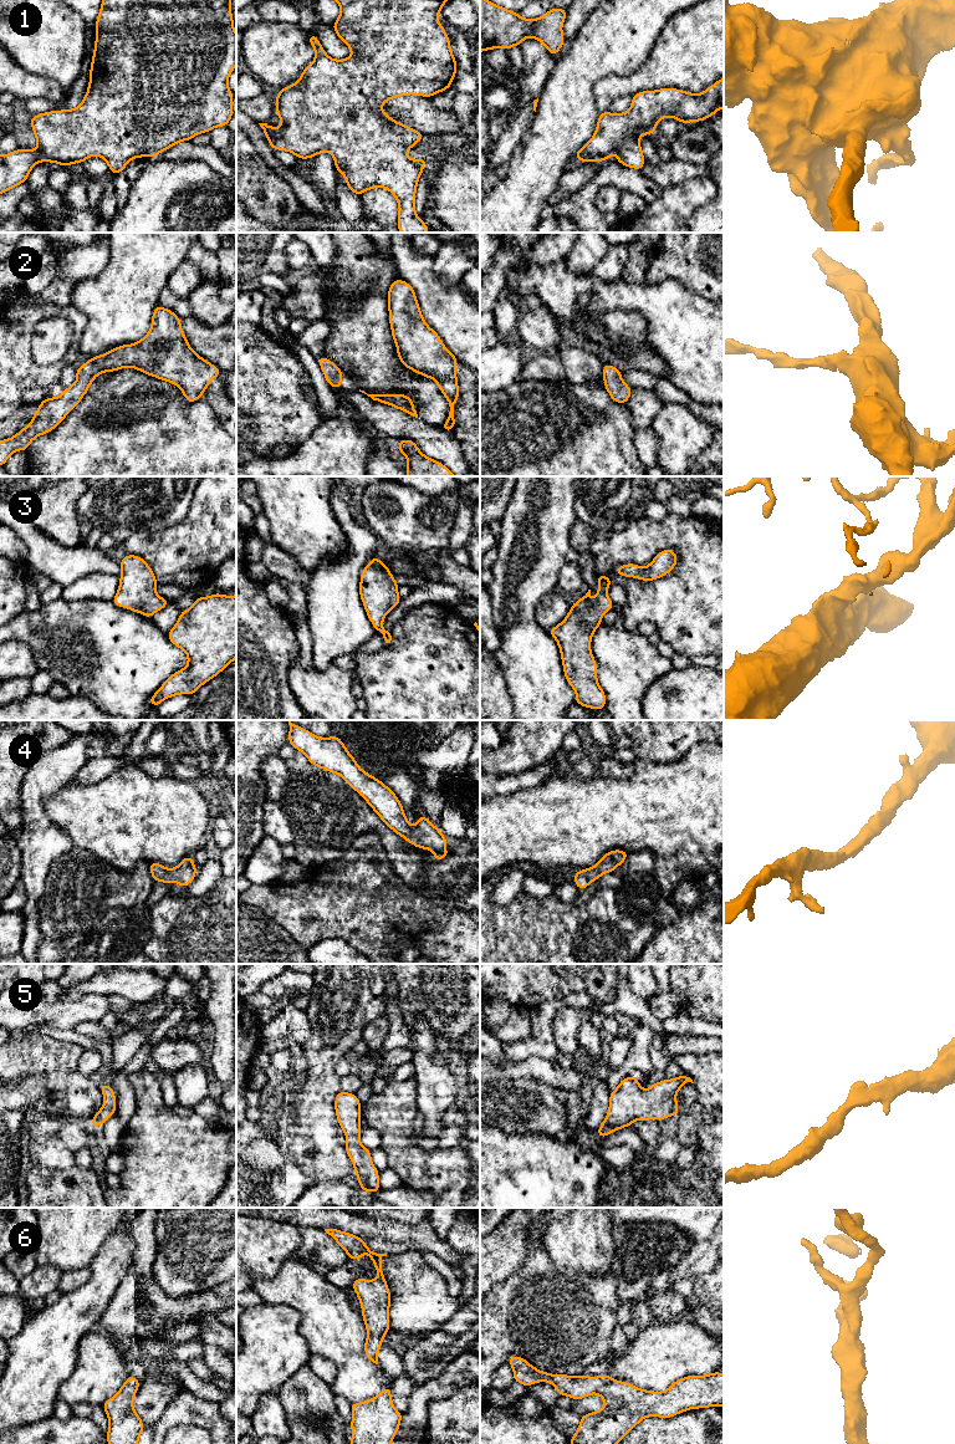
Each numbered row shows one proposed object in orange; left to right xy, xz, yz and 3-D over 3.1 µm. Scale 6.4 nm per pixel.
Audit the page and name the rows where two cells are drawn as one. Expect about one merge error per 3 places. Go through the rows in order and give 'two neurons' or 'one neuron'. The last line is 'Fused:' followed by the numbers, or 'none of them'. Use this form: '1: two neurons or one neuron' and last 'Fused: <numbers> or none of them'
1: one neuron
2: one neuron
3: one neuron
4: one neuron
5: one neuron
6: one neuron
Fused: none of them

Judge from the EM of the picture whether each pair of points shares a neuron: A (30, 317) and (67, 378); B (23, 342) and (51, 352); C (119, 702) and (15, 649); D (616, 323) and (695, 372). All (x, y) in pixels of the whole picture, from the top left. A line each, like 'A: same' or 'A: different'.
A: different
B: different
C: different
D: different

